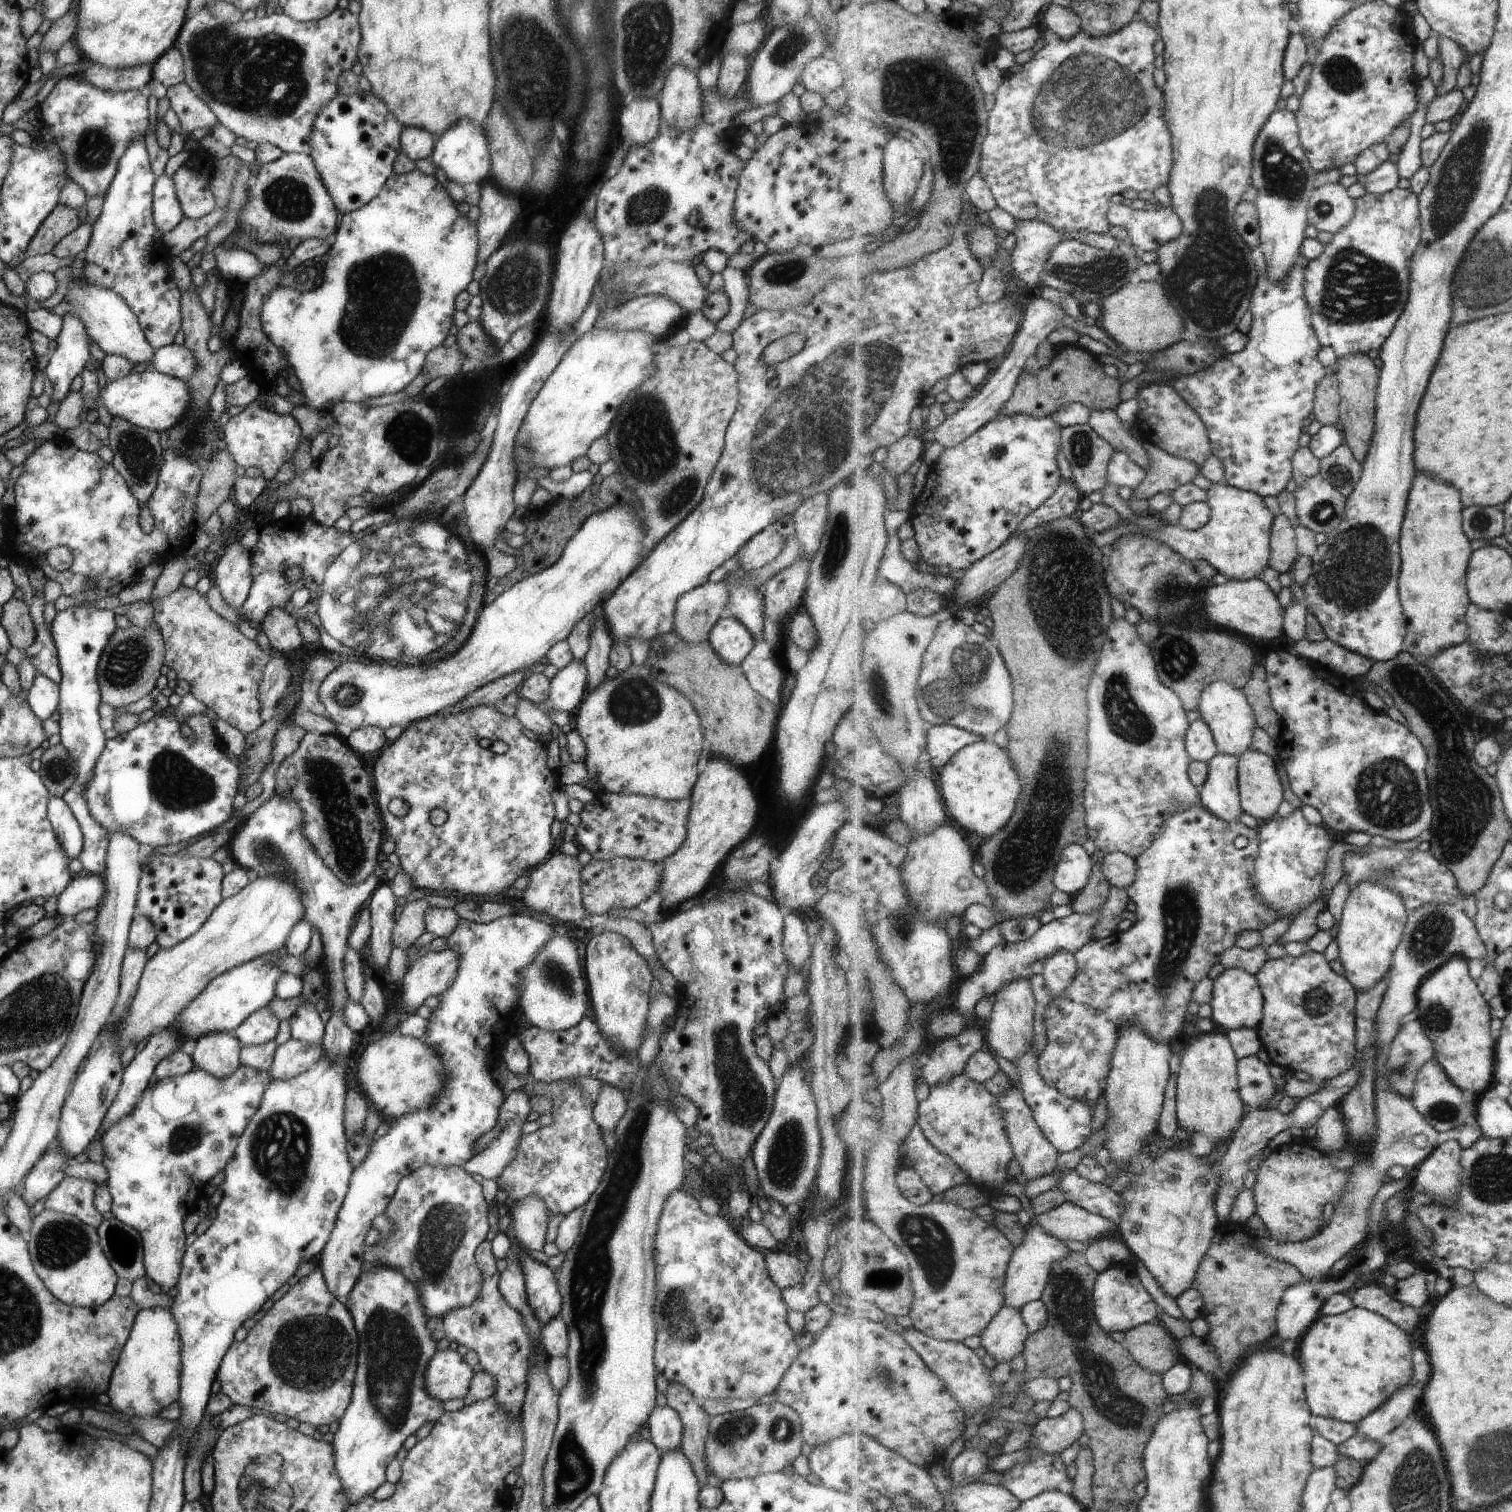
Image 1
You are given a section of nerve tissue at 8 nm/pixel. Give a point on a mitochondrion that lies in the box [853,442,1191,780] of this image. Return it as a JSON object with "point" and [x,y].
{"point":[961,687]}

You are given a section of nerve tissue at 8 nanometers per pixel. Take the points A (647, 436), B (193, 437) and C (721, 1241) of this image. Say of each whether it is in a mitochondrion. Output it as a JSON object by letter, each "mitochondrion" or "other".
{"A":"mitochondrion","B":"mitochondrion","C":"other"}

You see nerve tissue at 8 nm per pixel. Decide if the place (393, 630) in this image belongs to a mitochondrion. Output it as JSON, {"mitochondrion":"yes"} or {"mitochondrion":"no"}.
{"mitochondrion":"yes"}

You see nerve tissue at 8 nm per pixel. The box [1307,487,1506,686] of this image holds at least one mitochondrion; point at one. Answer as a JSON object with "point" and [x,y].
{"point":[1360,560]}

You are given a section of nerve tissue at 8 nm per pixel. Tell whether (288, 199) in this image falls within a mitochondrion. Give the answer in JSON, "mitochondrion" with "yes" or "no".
{"mitochondrion":"yes"}

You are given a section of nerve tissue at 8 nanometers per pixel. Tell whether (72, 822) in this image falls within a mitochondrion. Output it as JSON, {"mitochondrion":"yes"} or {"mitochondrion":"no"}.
{"mitochondrion":"no"}

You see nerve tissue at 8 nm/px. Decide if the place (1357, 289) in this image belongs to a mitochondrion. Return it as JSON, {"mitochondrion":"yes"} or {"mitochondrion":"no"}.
{"mitochondrion":"yes"}

